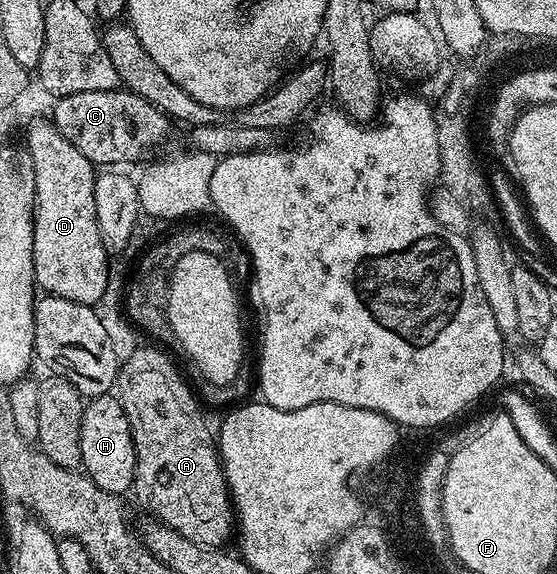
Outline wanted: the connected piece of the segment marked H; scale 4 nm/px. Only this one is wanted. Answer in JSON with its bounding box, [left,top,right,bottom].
[82,395,136,494]

